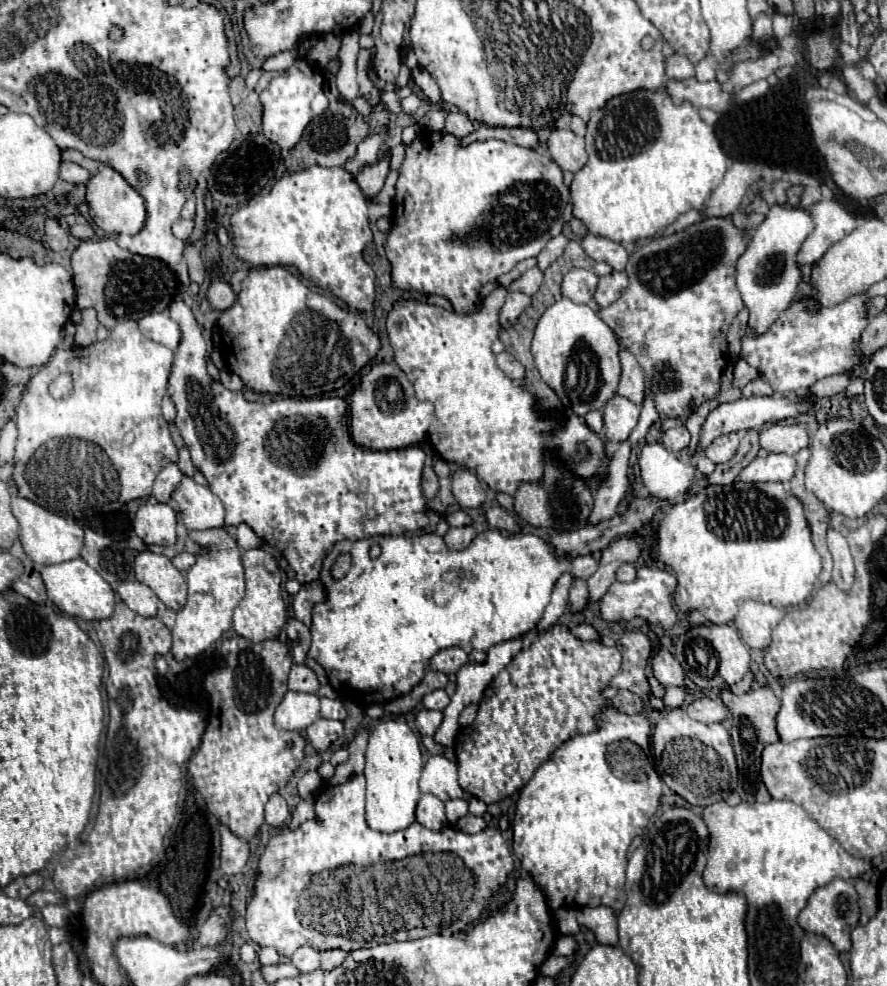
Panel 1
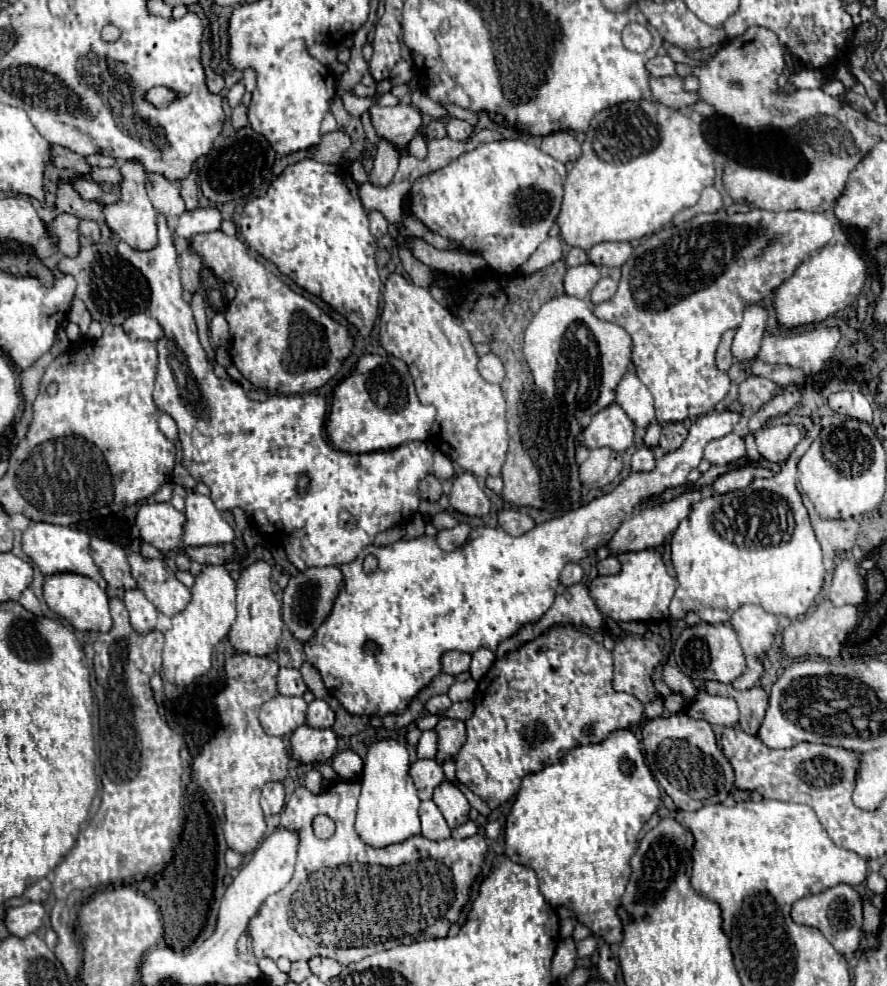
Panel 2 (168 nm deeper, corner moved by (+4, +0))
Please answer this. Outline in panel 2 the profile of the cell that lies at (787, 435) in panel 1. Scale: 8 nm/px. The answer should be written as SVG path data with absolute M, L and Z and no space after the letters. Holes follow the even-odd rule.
M794 424L766 426L756 432L758 452L770 462L786 462L800 438L802 432Z

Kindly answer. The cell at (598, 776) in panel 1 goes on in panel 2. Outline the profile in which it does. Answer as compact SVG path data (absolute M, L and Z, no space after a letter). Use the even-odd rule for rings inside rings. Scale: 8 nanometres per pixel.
M616 730L604 742L580 746L556 764L522 780L506 820L506 856L530 866L538 874L540 892L554 908L566 906L580 924L592 930L592 934L608 944L618 944L622 940L622 922L616 908L632 874L630 858L638 848L638 832L656 812L658 804L660 788L644 762L638 738L630 730Z

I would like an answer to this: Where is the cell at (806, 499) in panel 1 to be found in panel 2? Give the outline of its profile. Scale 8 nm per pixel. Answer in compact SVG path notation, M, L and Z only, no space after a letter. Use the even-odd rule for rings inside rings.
M804 496L804 506L808 508L812 528L824 550L826 560L830 562L838 560L842 552L848 552L852 544L856 544L858 534L860 534L860 526L856 520L822 520L806 496Z

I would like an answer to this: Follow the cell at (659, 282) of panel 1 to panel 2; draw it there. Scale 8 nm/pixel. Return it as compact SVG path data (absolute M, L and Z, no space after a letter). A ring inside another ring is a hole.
M754 208L746 214L728 216L724 210L718 210L714 214L698 214L680 226L668 226L644 238L644 242L634 248L632 258L622 266L616 294L596 304L594 314L608 322L616 322L632 336L634 372L652 392L656 420L660 424L708 414L728 394L730 378L714 364L720 336L730 328L738 328L744 310L764 300L788 280L806 256L830 244L834 228L834 218L816 212L770 212Z

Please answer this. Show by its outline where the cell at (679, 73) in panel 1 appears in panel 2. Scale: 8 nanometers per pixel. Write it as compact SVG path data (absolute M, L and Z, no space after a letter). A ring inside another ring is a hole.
M654 56L646 62L646 68L652 76L676 76L676 62L670 56Z

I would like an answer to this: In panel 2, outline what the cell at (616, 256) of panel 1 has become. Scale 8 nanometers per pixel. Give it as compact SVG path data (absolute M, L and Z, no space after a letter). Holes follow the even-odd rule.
M602 242L596 244L590 252L588 258L596 266L622 266L632 254L632 244L630 242Z

